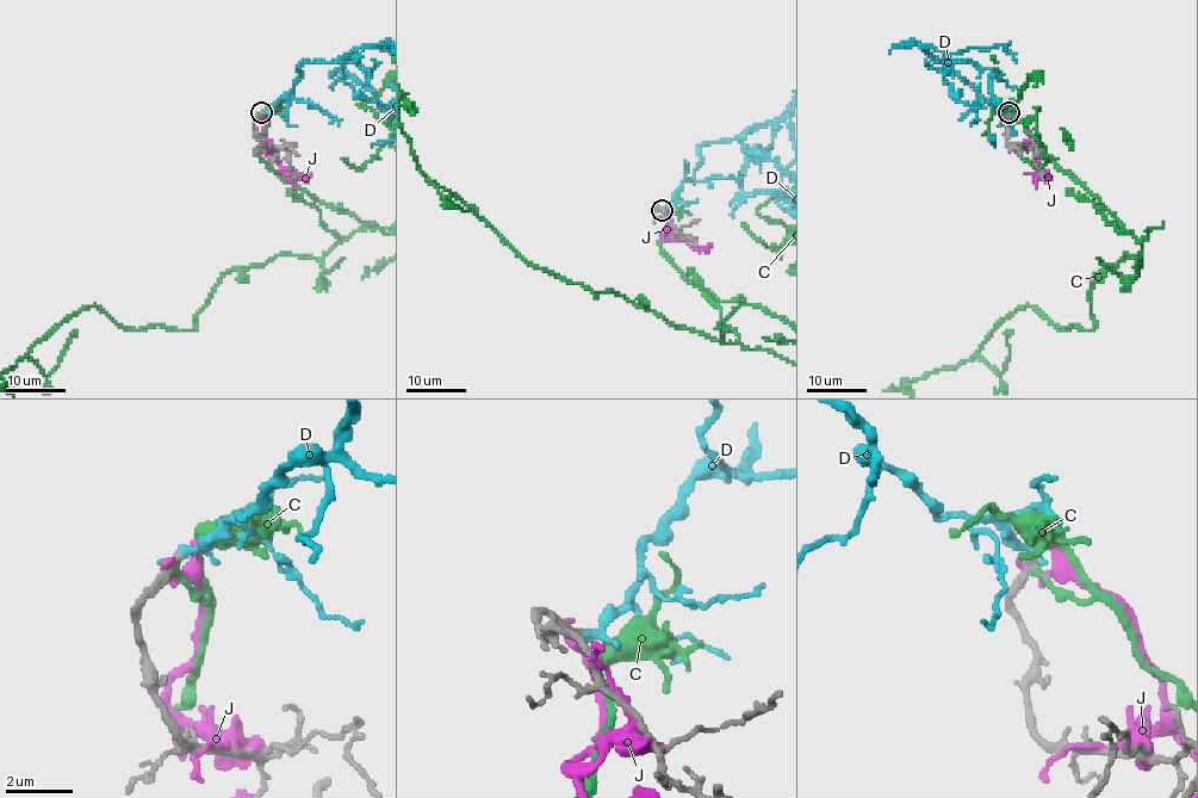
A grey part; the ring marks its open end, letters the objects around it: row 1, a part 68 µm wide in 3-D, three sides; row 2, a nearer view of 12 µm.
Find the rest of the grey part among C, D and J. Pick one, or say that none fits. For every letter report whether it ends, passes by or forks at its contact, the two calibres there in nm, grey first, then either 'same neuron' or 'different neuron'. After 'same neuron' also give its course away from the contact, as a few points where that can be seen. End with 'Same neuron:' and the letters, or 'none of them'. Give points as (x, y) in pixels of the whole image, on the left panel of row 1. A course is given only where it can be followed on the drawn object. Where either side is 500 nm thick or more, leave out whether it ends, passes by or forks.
C: it ends | 300/200 nm | different neuron
D: it passes by | 280/200 nm | same neuron
J: it ends | 320/240 nm | different neuron
Same neuron: D

